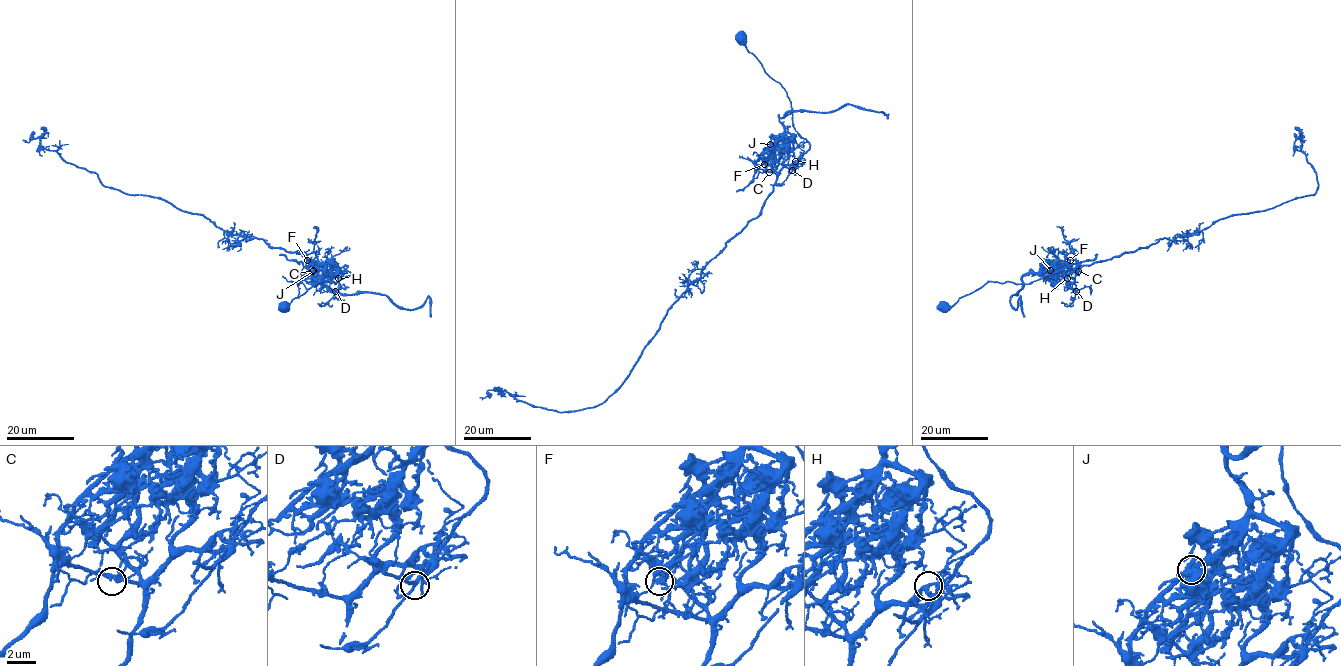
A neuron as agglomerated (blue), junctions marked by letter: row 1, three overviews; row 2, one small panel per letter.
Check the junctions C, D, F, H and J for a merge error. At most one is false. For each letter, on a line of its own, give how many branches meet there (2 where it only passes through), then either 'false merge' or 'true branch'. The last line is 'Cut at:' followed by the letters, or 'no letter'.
C: branches 3; true branch
D: branches 3; true branch
F: branches 3; false merge
H: branches 3; true branch
J: branches 3; true branch
Cut at: F

